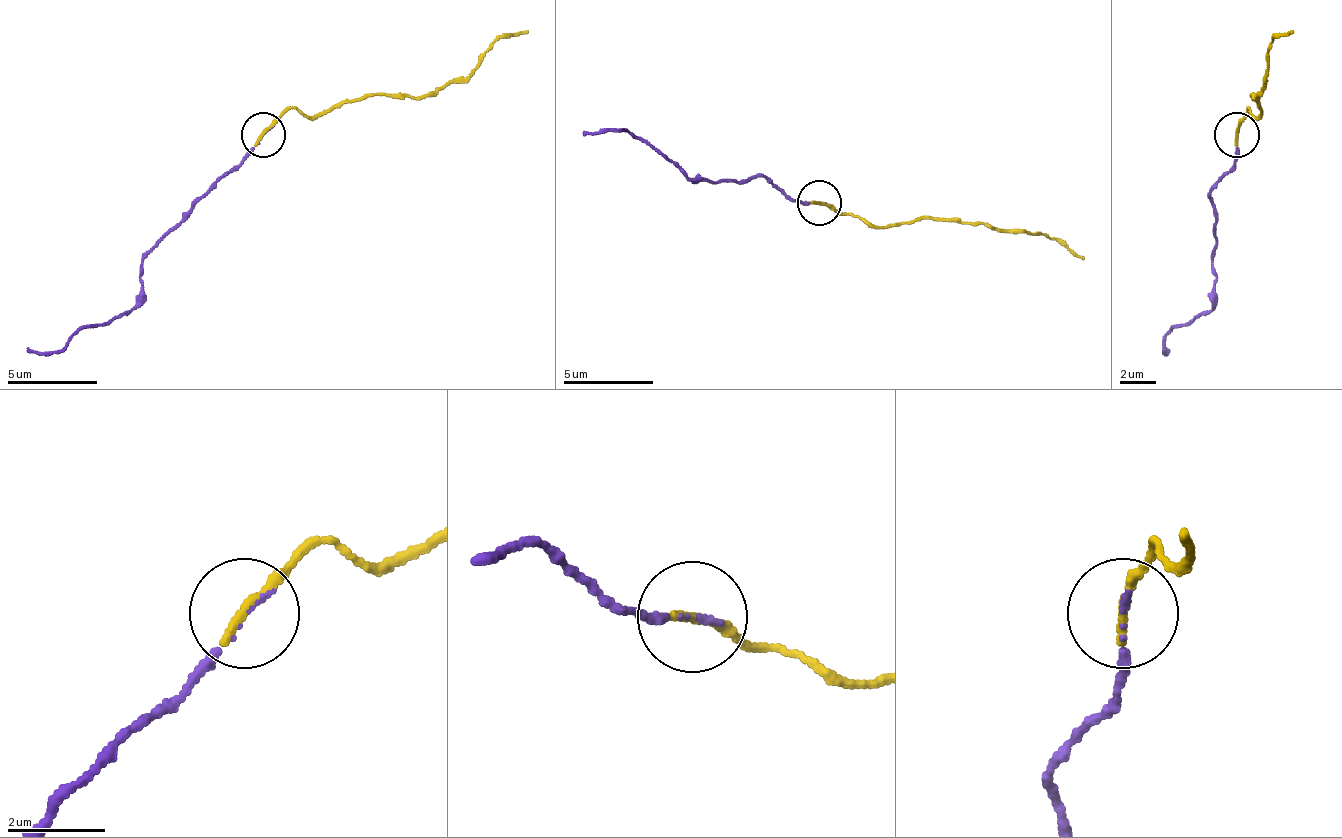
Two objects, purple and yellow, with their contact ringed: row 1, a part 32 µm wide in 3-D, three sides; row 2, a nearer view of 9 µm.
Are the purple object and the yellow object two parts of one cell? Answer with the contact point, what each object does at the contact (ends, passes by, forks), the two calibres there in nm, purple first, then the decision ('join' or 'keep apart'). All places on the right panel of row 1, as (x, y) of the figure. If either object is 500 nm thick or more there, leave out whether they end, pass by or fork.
place (1236, 134); purple ends; yellow ends; calibres 80 and 220 nm; join

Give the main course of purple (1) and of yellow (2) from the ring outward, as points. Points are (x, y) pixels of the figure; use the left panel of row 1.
1: (262, 135), (141, 261), (141, 297), (132, 306), (74, 337), (60, 350), (29, 346)
2: (262, 135), (289, 108), (320, 117), (369, 95), (432, 95), (468, 73), (490, 46), (526, 32)

